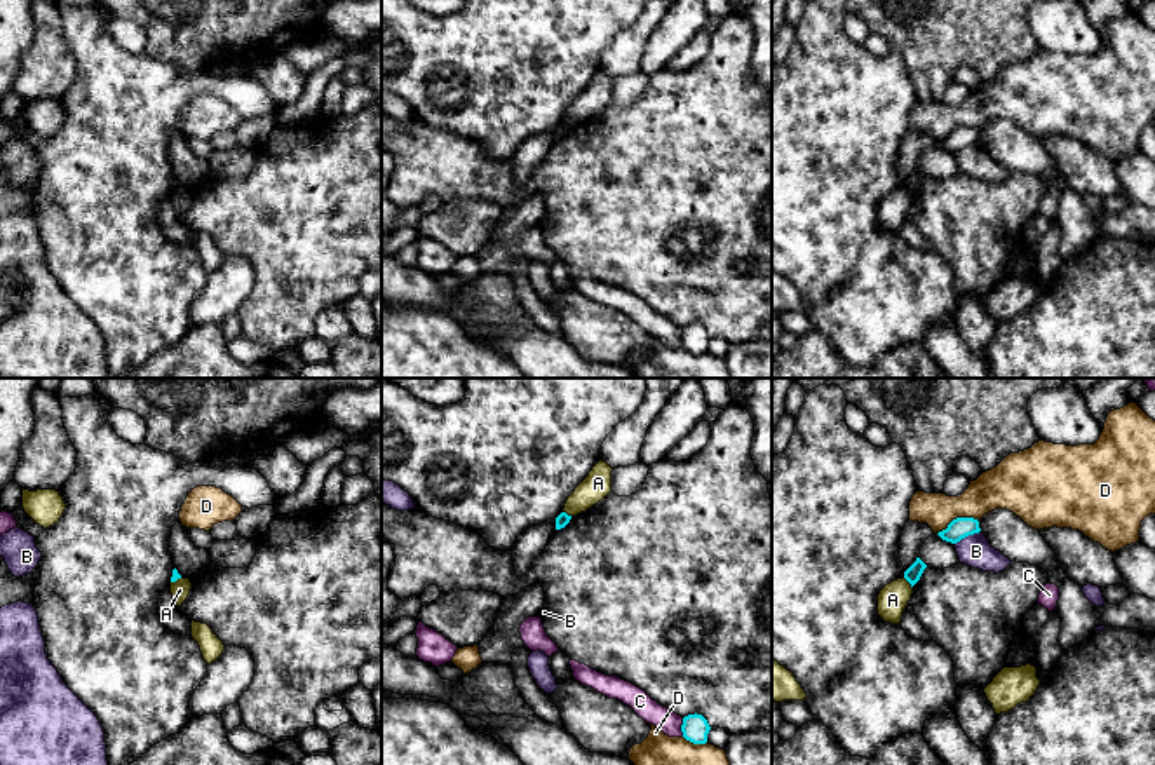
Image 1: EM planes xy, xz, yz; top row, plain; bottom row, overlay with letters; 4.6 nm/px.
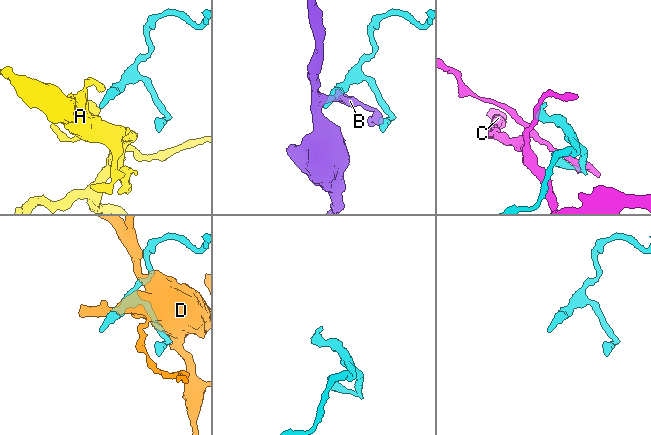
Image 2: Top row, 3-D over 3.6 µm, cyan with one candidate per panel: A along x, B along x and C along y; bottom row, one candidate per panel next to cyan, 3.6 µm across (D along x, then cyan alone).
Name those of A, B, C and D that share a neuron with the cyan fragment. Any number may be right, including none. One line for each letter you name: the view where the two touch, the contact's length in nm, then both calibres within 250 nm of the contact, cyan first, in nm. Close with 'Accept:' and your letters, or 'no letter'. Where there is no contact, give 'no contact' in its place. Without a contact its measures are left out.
Accept: no letter

